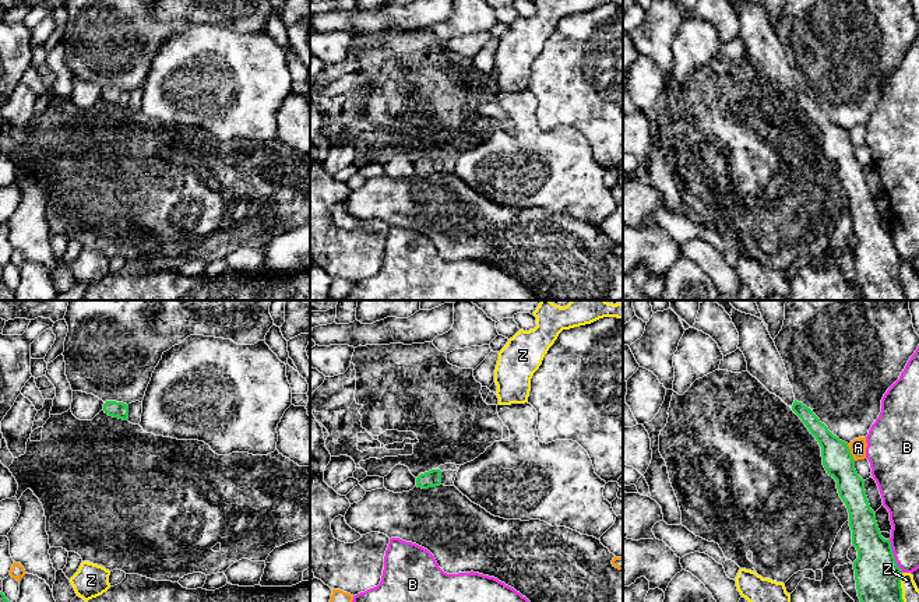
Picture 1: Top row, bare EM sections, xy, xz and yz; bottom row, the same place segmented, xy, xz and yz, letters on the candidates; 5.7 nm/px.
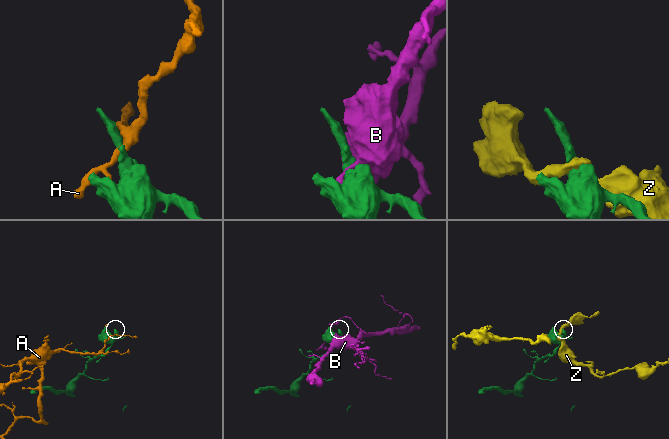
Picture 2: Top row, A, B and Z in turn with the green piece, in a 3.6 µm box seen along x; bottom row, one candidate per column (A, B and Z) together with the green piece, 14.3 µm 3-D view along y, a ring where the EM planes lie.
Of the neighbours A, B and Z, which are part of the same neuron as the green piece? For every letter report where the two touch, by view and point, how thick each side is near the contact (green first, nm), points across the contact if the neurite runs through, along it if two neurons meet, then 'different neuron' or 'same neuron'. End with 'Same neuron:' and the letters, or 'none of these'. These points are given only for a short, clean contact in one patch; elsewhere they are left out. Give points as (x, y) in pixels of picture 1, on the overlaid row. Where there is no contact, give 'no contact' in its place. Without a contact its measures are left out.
A: meets green in yz at (849, 453); 170 nm thick on the green side, 100 nm on the other; different neuron
B: meets green in yz at (893, 556); 260 nm thick on the green side, 180 nm on the other; different neuron
Z: meets green in yz at (900, 587); 260 nm thick on the green side, 100 nm on the other; different neuron
Same neuron: none of these

